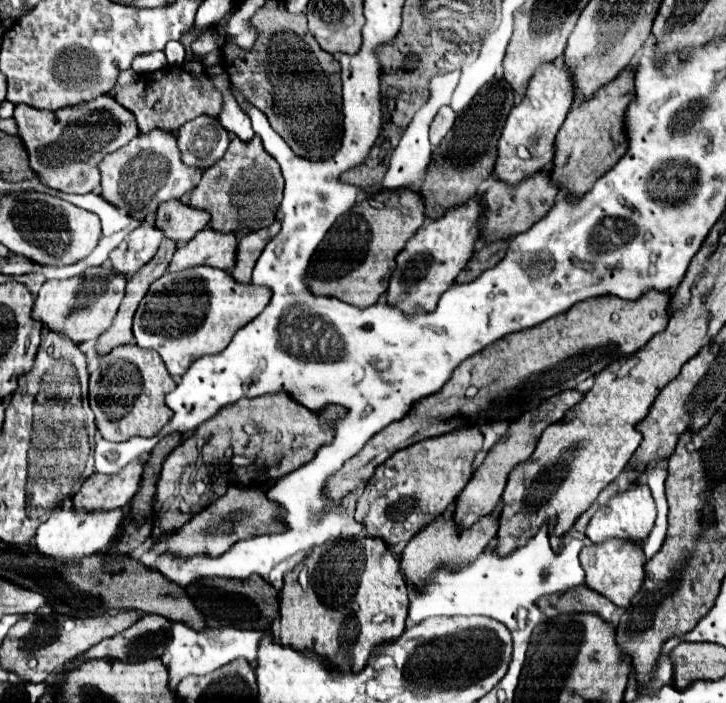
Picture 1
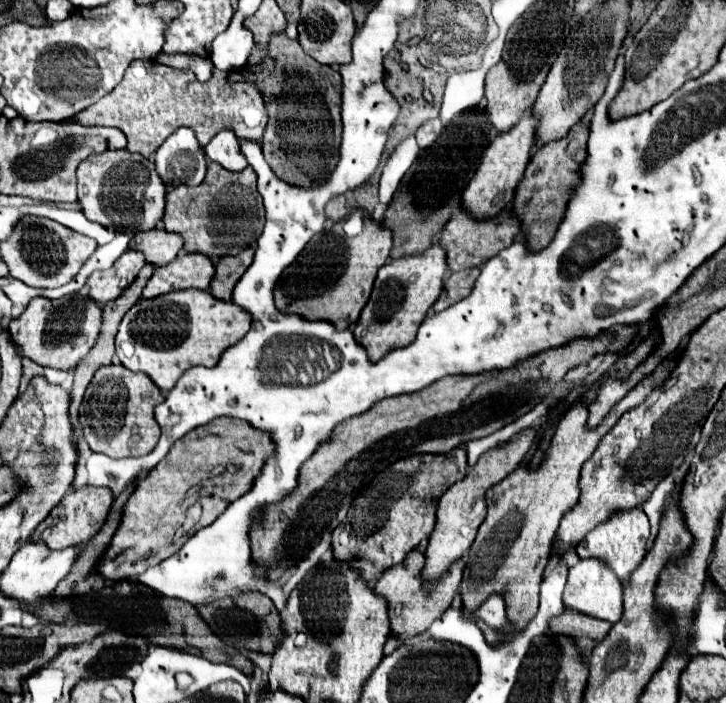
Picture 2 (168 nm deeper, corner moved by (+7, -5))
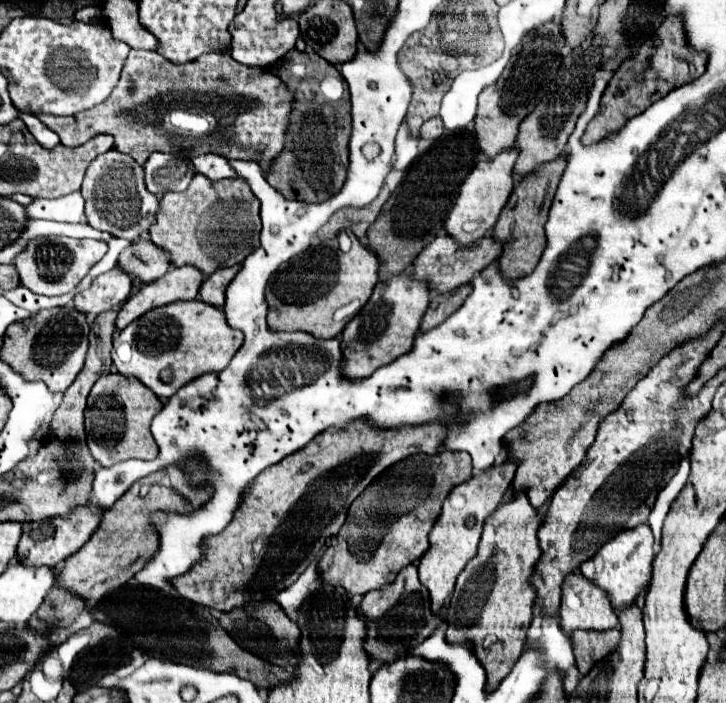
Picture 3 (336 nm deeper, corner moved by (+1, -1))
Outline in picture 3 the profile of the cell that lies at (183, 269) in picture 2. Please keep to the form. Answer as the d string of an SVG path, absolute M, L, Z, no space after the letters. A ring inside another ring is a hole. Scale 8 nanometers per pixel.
M171 267L159 281L153 281L149 285L143 285L135 295L127 299L127 303L121 307L115 329L125 329L135 317L141 317L147 313L147 309L155 309L159 305L169 305L175 301L189 301L195 299L199 293L203 273L195 267Z

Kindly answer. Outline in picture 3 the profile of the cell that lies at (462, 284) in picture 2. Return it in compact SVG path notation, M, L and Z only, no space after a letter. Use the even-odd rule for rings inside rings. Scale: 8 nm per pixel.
M463 285L463 287L455 289L455 291L445 293L445 295L431 293L429 307L427 307L427 311L425 311L423 319L421 319L419 331L429 331L429 329L433 329L435 325L443 323L451 313L455 313L455 311L463 305L463 301L465 301L465 297L467 297L469 293L471 293L471 285Z

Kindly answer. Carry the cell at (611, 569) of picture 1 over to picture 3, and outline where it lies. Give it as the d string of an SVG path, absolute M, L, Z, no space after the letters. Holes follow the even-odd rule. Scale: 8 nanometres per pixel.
M571 573L567 581L563 581L559 619L567 637L571 637L575 629L607 631L619 625L607 593L589 583L581 573Z

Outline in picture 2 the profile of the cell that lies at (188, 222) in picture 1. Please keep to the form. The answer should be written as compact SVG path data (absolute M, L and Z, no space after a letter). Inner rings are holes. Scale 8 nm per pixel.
M155 227L149 231L137 231L129 247L143 251L147 263L151 265L167 265L183 249L183 237L169 233L163 227Z

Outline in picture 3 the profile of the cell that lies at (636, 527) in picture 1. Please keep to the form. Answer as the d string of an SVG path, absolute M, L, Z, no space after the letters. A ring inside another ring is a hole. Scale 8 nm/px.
M639 525L631 531L623 531L617 537L613 537L611 541L607 541L595 557L591 557L589 561L585 561L579 571L583 577L587 577L587 581L591 581L593 585L599 585L611 599L611 607L617 611L619 607L627 607L633 605L637 601L637 597L643 593L643 589L649 585L651 581L651 563L653 563L653 535L649 525Z

